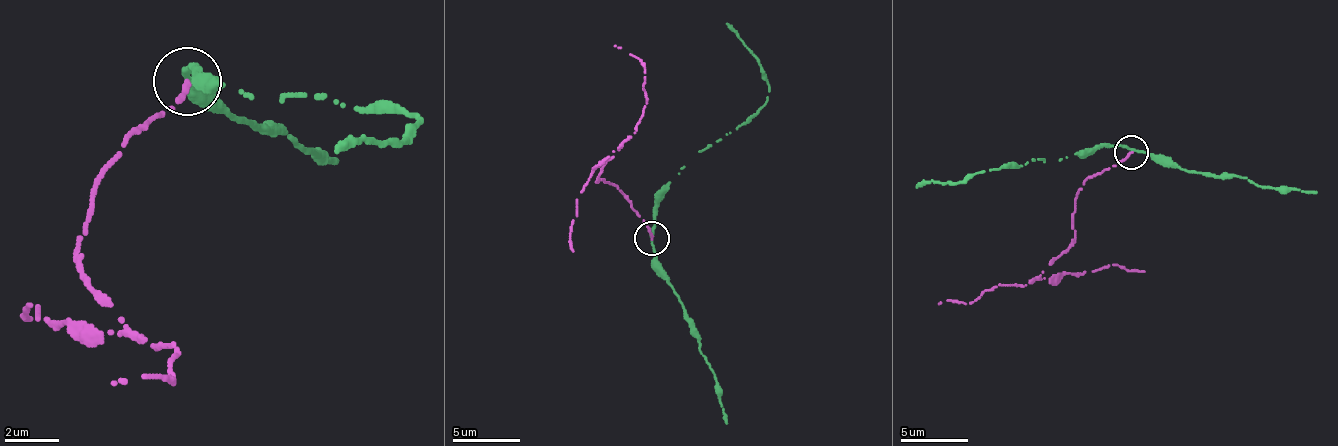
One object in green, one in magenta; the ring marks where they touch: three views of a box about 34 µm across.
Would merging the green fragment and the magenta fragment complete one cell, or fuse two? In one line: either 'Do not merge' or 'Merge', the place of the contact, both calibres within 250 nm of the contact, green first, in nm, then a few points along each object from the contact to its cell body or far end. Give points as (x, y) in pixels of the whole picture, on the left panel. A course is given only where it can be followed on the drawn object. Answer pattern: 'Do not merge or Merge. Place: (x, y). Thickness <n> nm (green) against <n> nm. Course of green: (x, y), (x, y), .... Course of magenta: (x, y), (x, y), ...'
Do not merge. Place: (187, 81). Thickness 240 nm (green) against 240 nm. Course of green: (185, 76), (198, 76), (280, 96), (422, 117), (395, 144), (334, 151). Course of magenta: (185, 83), (185, 96), (144, 124), (104, 171), (76, 259), (117, 334), (36, 320), (29, 307), (29, 320)

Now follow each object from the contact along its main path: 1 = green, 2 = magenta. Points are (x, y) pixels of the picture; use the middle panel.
1: (651, 239), (657, 195), (698, 150), (746, 123), (770, 92), (756, 55), (726, 24)
2: (651, 239), (651, 229), (630, 201), (610, 181), (596, 181), (617, 147), (576, 198), (572, 252)

